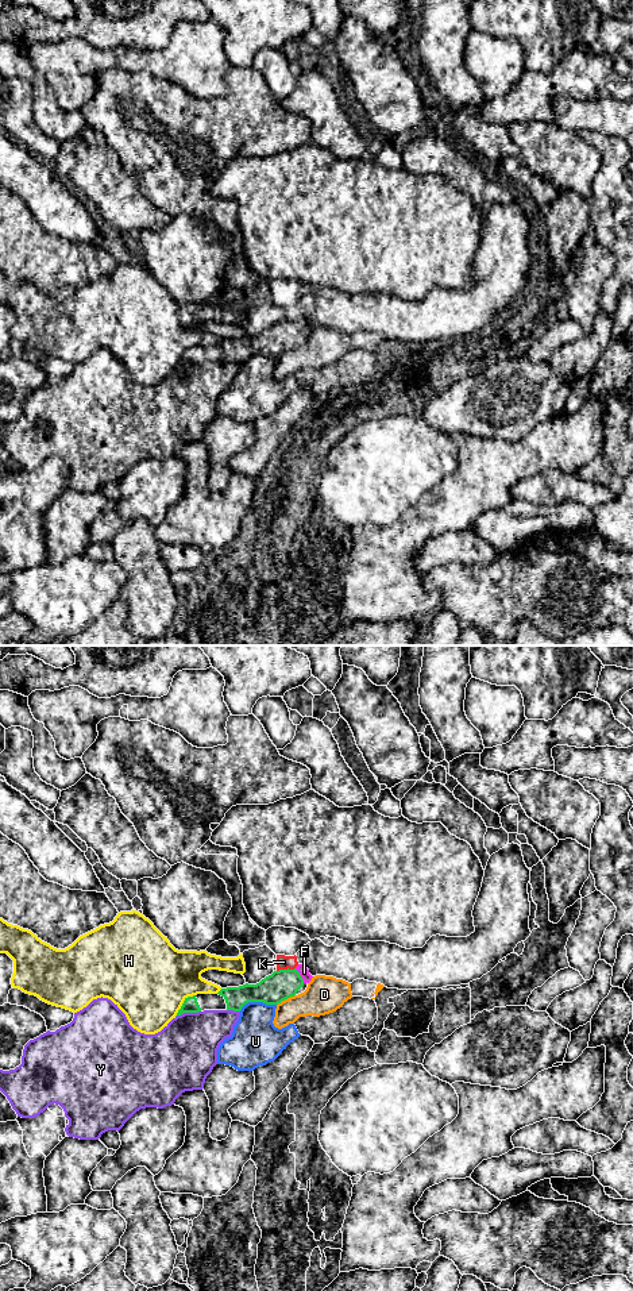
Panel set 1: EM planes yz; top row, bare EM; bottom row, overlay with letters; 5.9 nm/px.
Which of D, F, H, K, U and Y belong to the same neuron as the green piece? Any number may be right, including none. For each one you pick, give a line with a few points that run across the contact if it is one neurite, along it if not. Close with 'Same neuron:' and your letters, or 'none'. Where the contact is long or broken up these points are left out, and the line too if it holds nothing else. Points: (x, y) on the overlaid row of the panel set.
F: line yz (281, 985), (300, 975), (304, 972)
Same neuron: F

